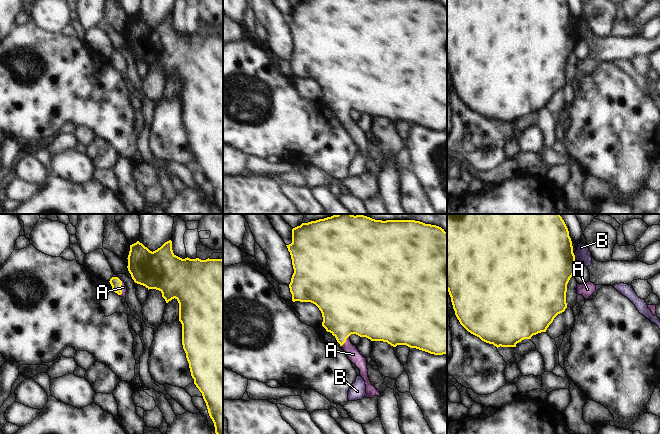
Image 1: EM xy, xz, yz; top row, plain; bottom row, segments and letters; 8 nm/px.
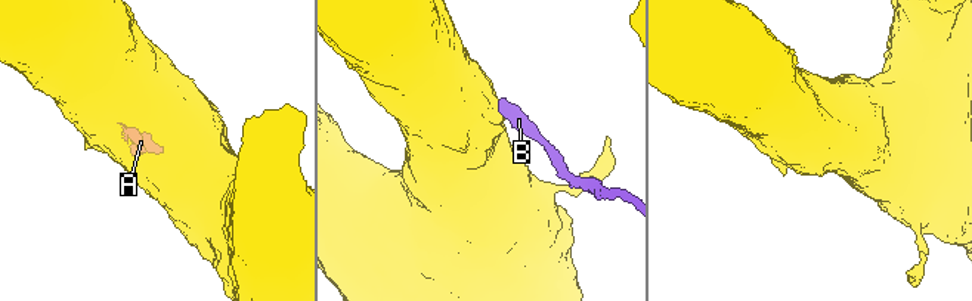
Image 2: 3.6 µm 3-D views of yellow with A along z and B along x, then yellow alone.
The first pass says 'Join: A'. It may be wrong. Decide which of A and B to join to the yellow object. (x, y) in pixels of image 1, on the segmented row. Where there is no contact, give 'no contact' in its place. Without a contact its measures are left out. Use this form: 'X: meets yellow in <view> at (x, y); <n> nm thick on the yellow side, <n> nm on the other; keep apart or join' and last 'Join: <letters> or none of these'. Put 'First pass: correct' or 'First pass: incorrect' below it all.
A: meets yellow in xy at (121, 284); 90 nm thick on the yellow side, 50 nm on the other; join
B: meets yellow in yz at (574, 257); 500 nm thick on the yellow side, 120 nm on the other; keep apart
Join: A
First pass: correct

